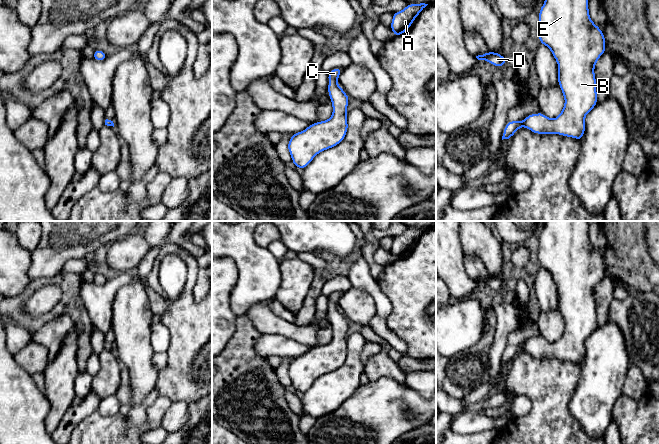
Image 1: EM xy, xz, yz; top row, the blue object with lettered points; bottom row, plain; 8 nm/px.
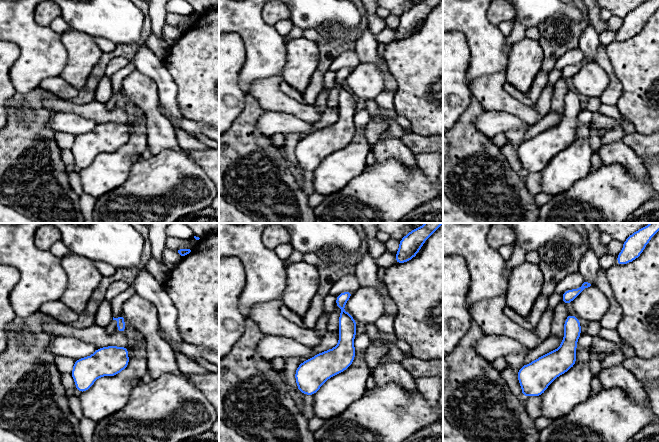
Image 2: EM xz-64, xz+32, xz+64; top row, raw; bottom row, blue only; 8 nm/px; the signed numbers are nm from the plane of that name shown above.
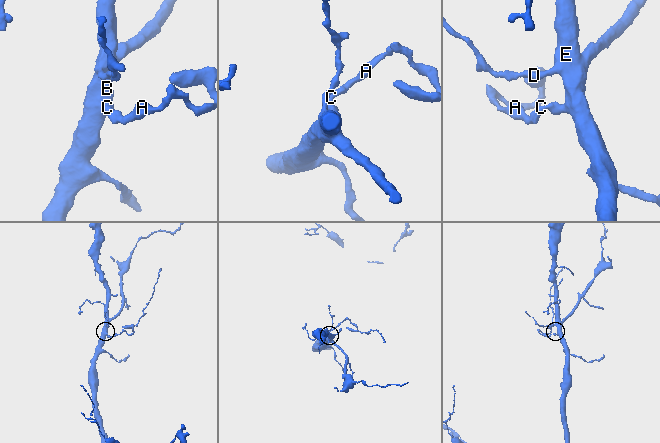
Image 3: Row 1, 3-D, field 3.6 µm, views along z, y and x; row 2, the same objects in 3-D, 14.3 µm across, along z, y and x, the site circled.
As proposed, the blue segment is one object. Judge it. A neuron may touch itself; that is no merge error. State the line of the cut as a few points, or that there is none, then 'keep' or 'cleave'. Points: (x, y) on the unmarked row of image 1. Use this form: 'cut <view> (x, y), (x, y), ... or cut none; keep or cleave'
cut none; keep

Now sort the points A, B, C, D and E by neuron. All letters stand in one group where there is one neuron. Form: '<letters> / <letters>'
A B C D E

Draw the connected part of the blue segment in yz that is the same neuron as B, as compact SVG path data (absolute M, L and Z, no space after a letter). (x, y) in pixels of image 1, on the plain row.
M545 221L539 235L538 260L557 285L564 331L554 343L540 336L522 346L508 345L502 364L524 350L535 358L559 358L580 365L585 340L597 329L594 292L606 275L605 260L590 243L588 222Z

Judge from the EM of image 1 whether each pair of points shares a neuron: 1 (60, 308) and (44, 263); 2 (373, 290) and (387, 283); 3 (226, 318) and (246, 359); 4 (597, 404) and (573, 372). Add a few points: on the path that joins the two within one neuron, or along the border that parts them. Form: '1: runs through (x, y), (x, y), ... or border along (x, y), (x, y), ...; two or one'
1: border along (61, 271), (50, 277), (32, 280); two
2: border along (376, 279), (381, 291), (389, 300), (391, 308); two
3: border along (237, 316), (234, 322), (234, 332), (222, 350); two
4: border along (580, 365), (578, 383), (569, 401); two

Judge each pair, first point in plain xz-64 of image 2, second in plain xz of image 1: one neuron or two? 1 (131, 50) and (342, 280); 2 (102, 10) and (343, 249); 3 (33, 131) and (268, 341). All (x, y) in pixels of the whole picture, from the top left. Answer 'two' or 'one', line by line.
1: two
2: one
3: two

